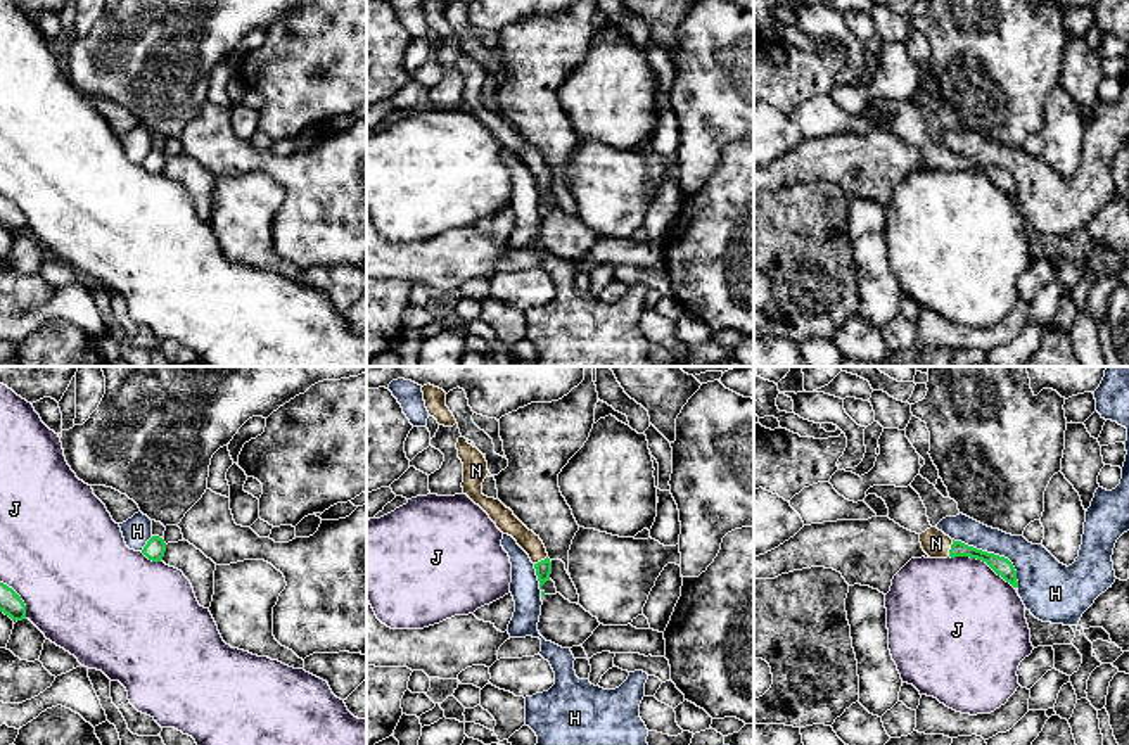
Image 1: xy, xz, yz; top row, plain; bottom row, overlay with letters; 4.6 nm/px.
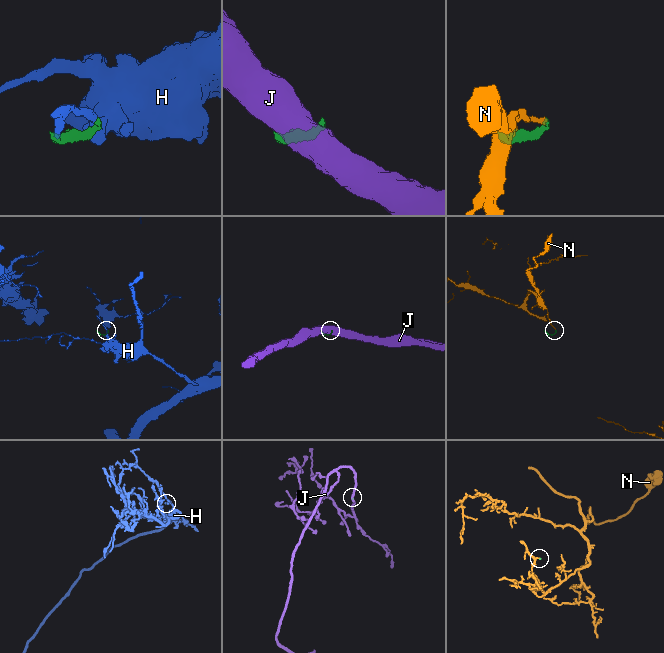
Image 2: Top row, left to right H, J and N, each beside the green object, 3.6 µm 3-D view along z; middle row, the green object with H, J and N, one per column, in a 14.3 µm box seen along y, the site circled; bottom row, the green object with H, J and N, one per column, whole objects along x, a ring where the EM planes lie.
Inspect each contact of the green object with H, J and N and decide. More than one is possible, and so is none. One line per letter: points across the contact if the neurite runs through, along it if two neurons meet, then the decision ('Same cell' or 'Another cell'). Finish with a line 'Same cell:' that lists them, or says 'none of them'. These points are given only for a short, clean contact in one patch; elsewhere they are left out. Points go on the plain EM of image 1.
H: Another cell
J: Another cell
N: Path across: yz (1001, 178), (988, 170), (951, 161), (936, 156). Same cell
Same cell: N

